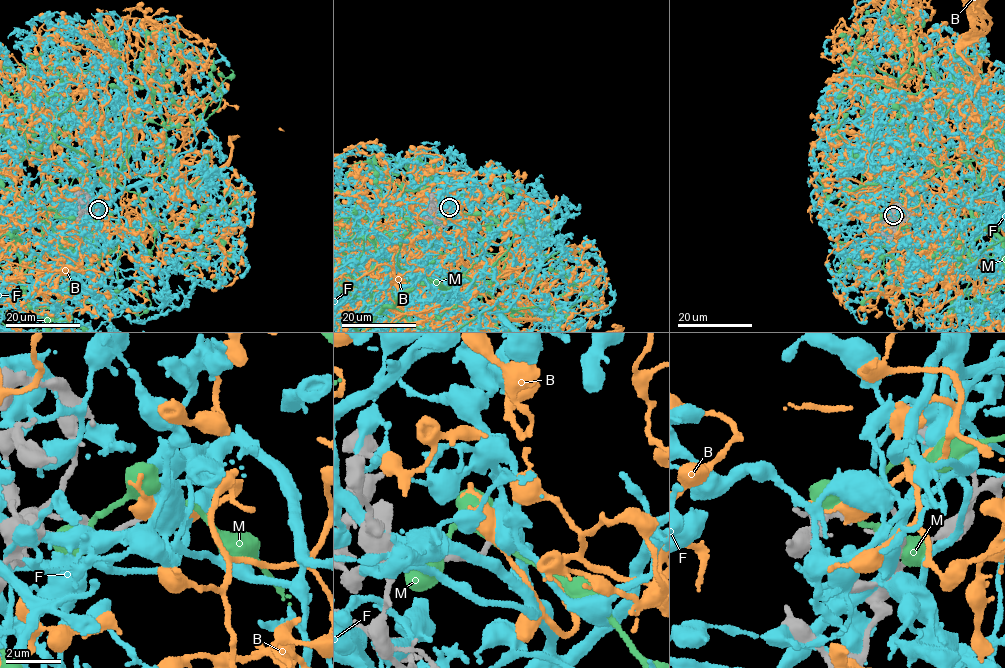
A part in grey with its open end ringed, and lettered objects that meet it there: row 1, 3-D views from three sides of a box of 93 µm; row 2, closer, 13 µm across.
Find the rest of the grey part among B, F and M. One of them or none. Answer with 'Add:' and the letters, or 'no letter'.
Add: B

